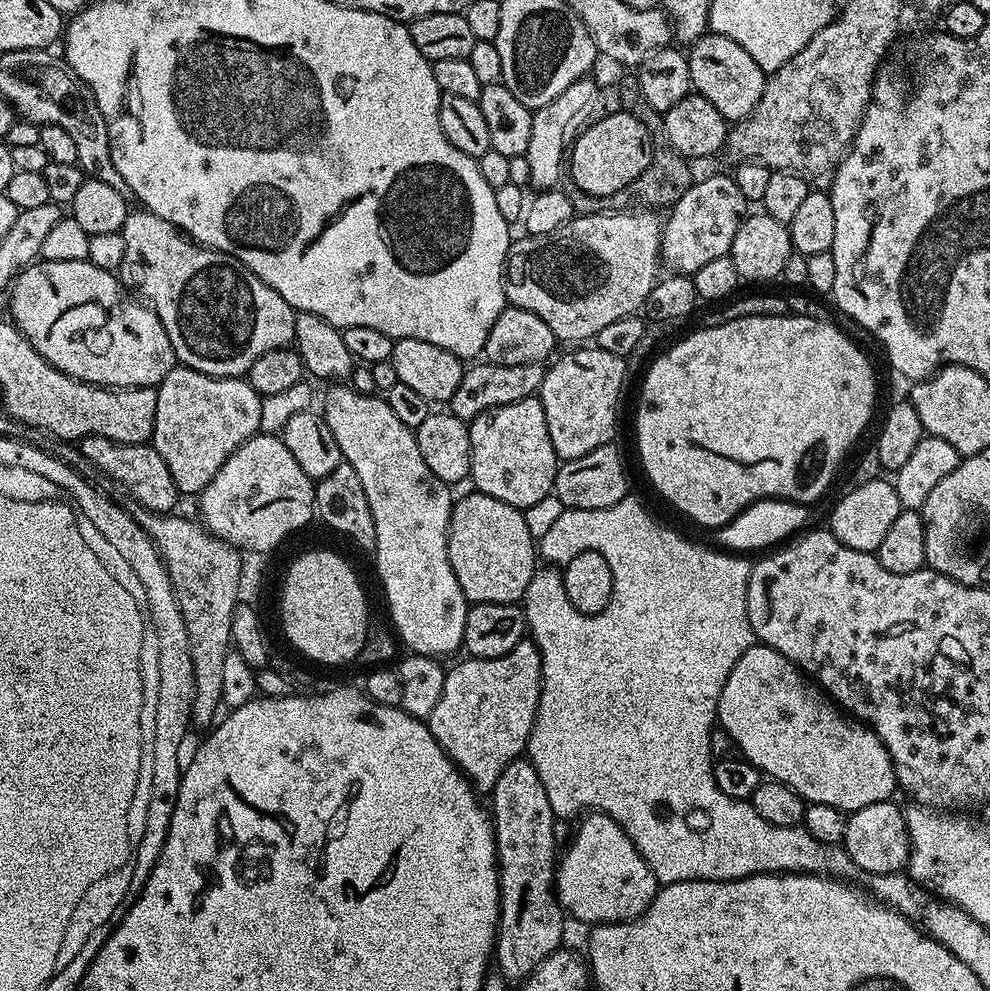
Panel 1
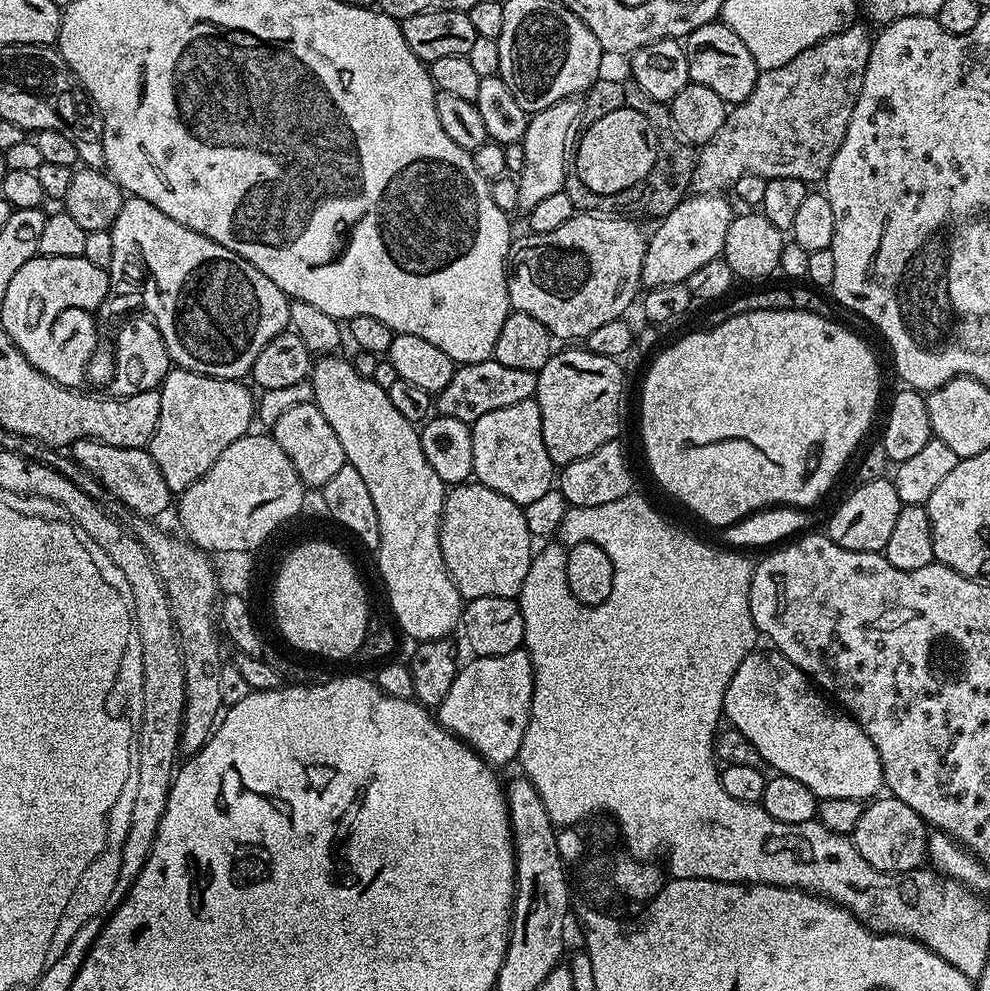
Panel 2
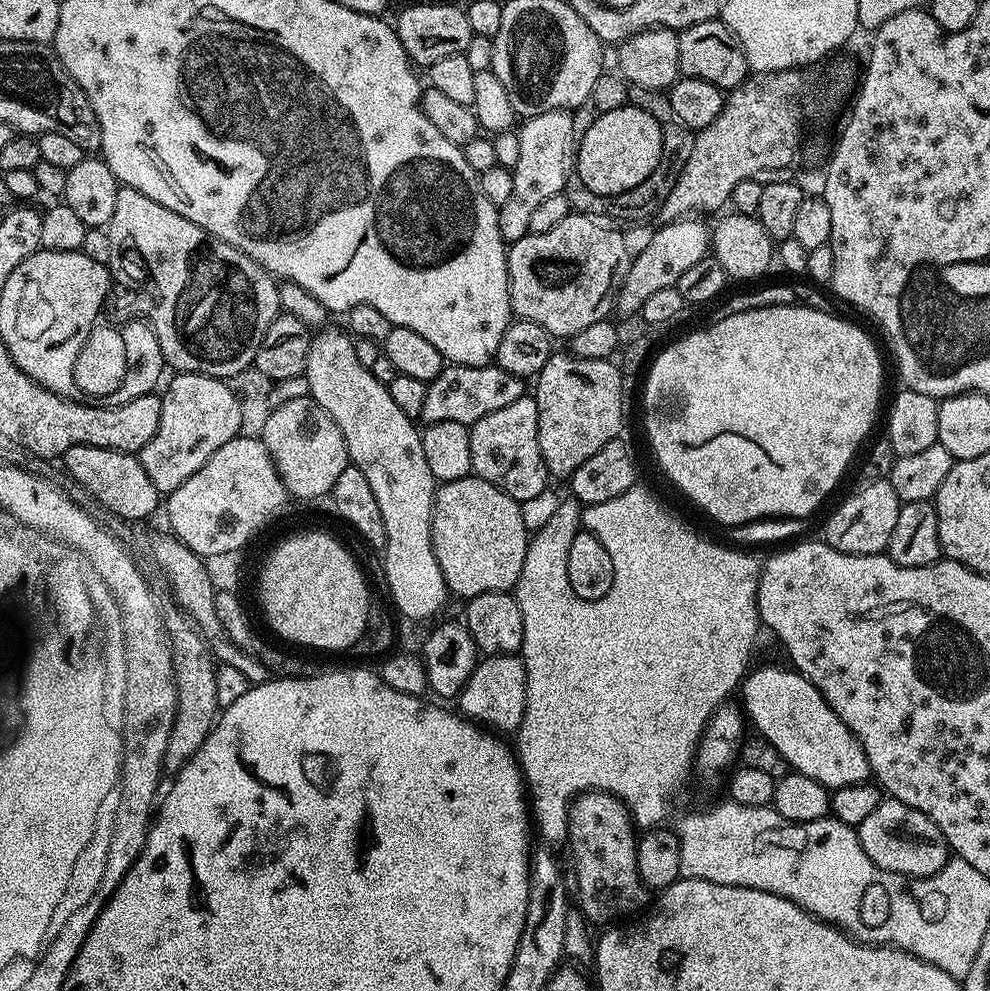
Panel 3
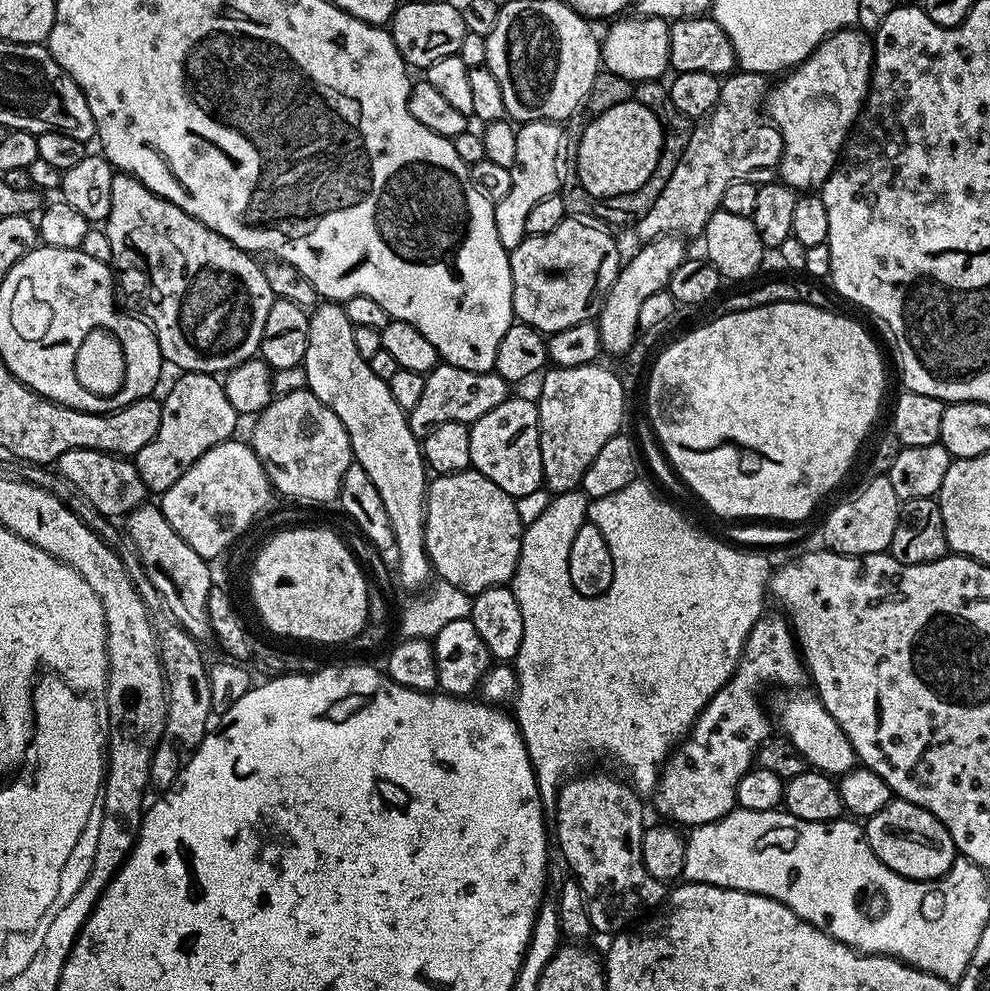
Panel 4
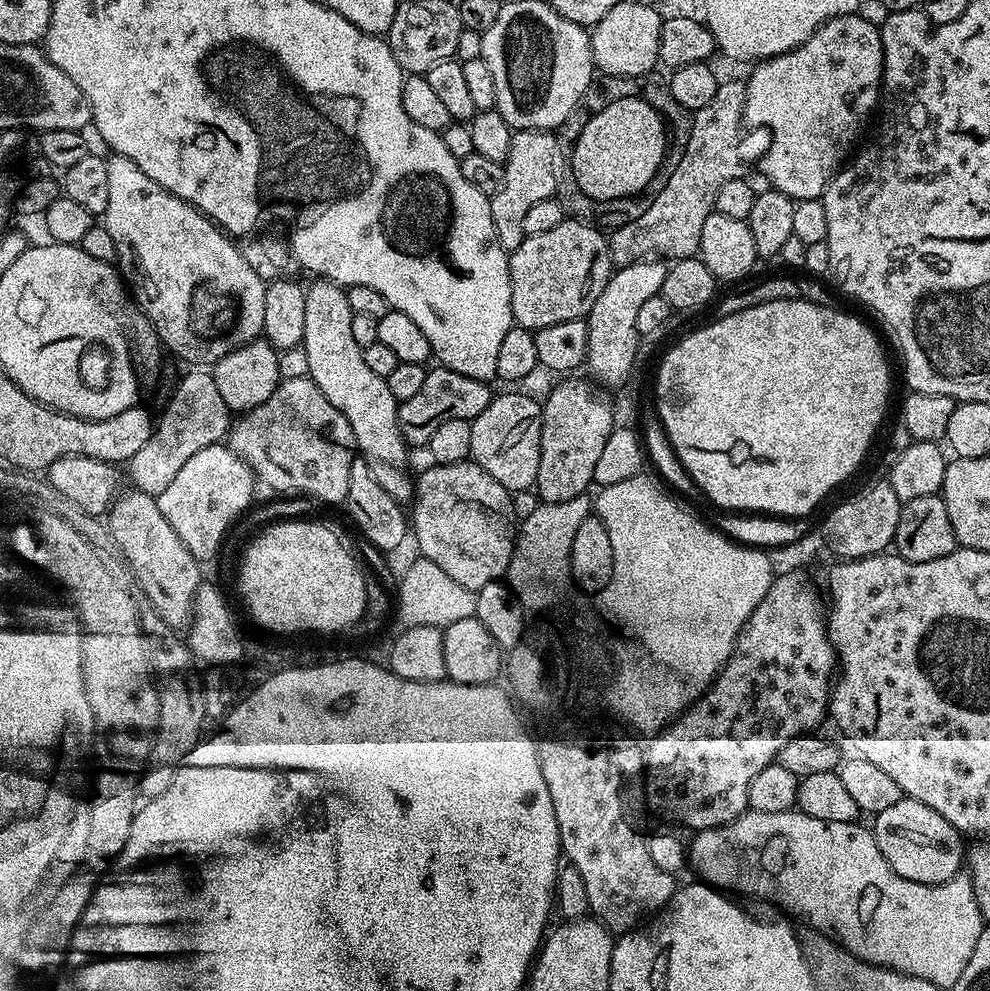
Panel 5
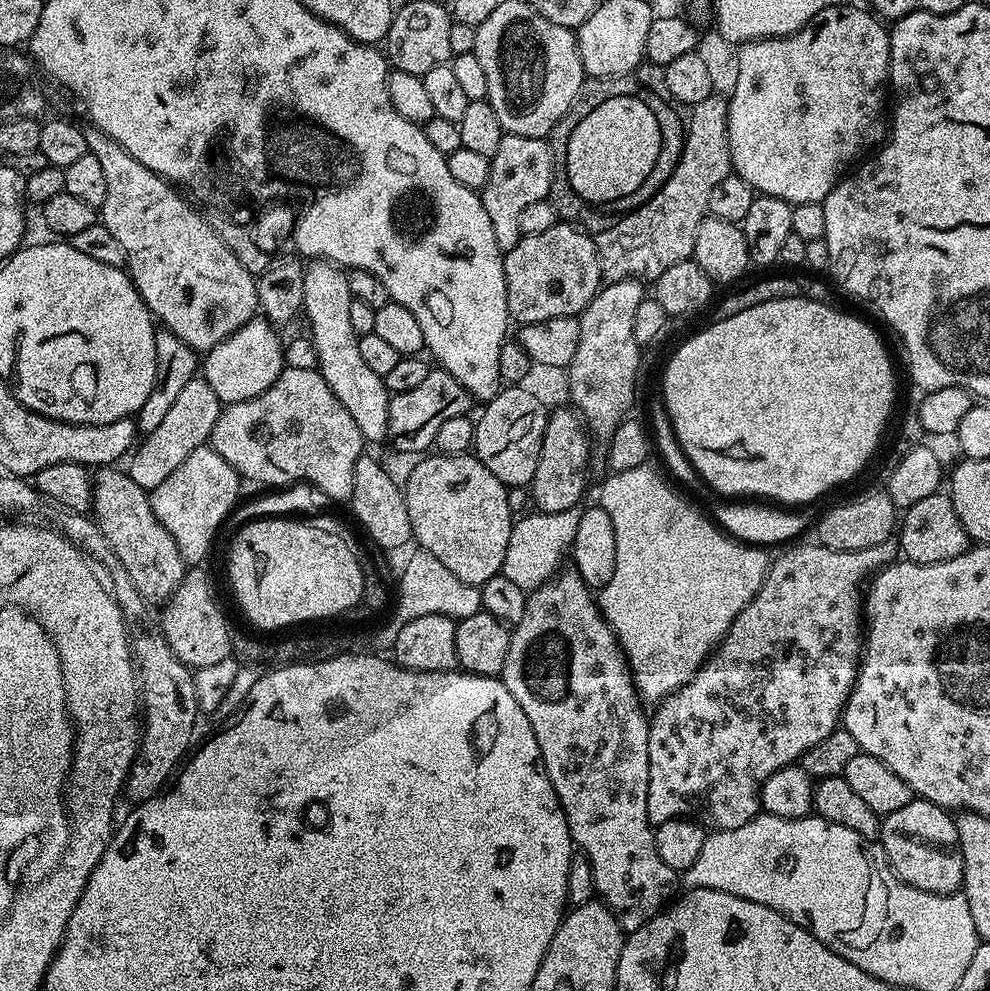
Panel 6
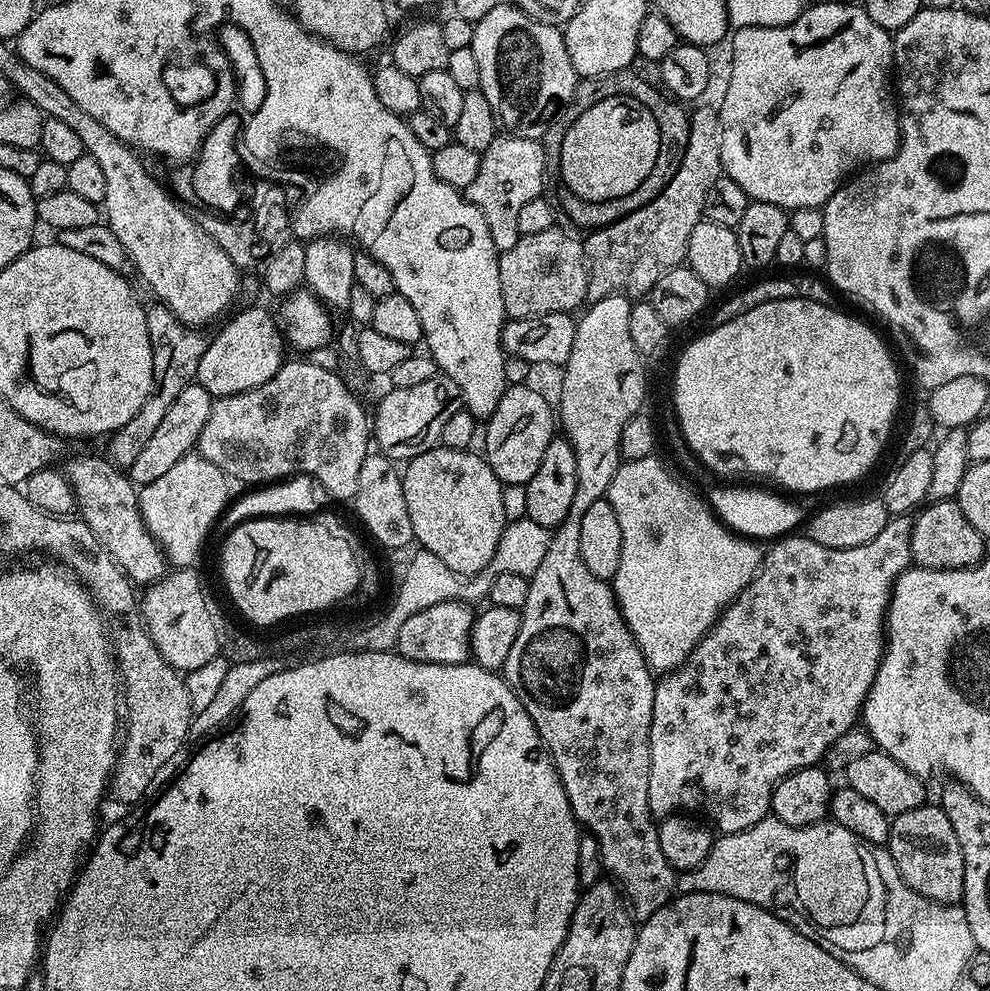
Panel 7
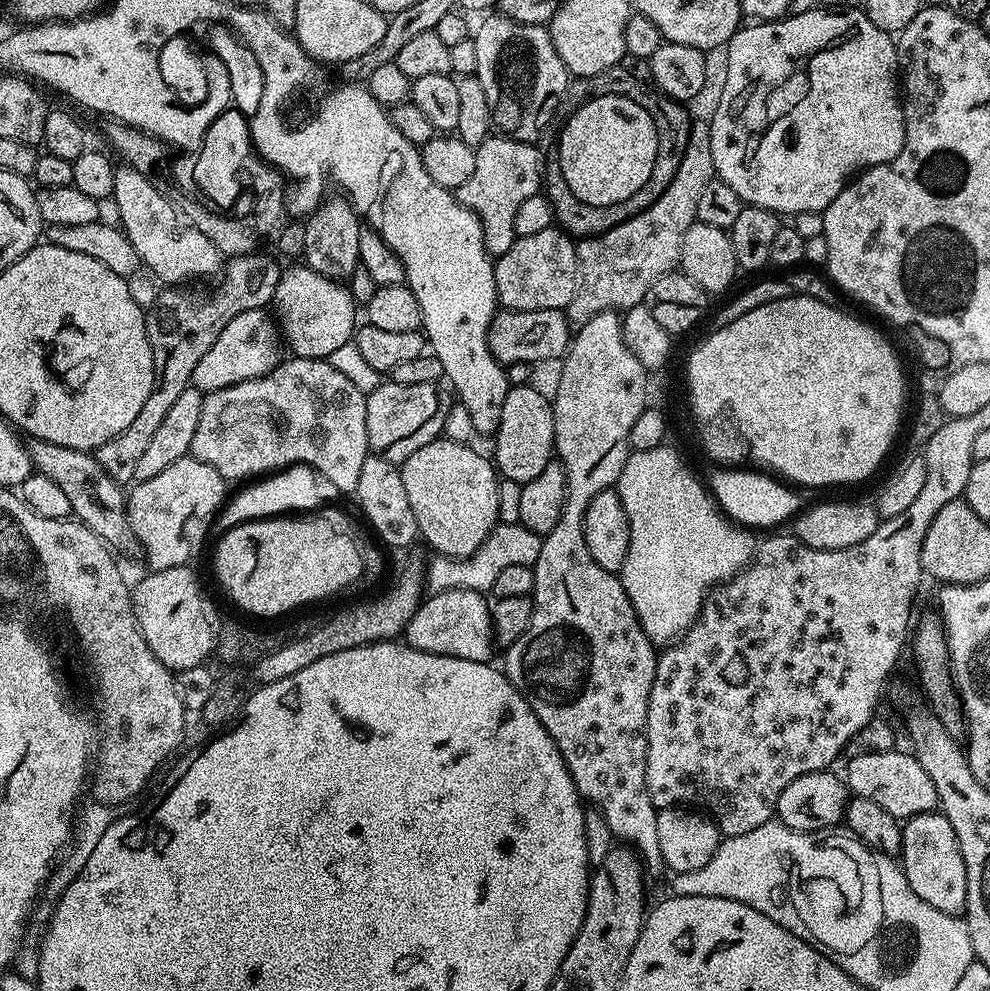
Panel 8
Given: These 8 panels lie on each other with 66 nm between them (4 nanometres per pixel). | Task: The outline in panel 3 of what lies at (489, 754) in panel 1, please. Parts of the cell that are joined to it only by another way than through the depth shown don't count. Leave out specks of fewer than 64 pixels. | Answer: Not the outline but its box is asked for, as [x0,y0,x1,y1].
[458,655,526,734]

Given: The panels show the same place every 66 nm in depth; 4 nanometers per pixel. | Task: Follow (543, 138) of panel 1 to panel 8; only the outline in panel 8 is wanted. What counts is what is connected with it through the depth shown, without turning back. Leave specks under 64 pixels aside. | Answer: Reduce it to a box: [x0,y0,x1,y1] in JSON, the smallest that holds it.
[454,134,542,258]

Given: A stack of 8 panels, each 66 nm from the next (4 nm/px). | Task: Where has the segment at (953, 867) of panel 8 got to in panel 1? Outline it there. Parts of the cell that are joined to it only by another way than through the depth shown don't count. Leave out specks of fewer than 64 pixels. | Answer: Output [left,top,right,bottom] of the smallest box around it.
[842,800,910,876]

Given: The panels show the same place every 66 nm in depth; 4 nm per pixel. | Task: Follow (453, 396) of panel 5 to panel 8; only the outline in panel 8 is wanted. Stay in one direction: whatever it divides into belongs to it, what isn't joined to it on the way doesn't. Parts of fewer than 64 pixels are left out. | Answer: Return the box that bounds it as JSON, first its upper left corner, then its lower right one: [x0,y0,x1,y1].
[366,382,446,466]

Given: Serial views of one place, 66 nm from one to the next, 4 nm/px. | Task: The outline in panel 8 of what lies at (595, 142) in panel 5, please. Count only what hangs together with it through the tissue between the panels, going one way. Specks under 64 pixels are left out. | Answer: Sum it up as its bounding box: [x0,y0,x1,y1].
[560,94,660,206]

